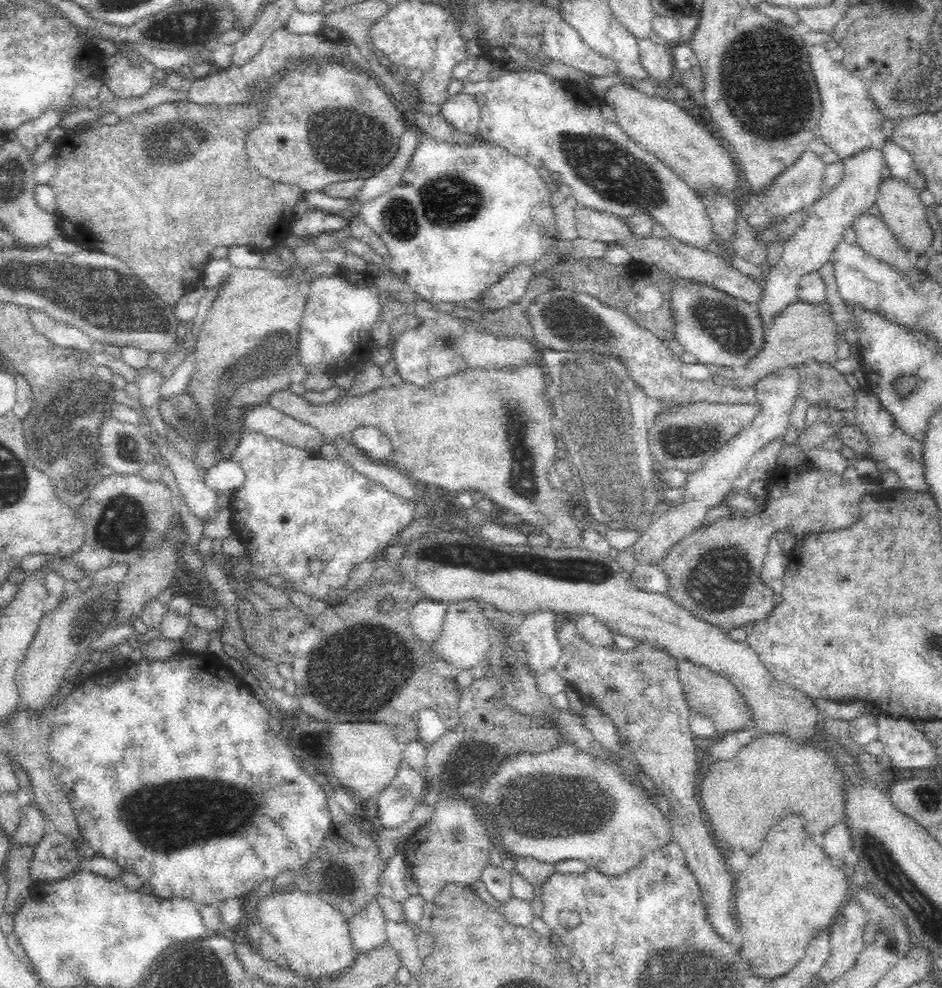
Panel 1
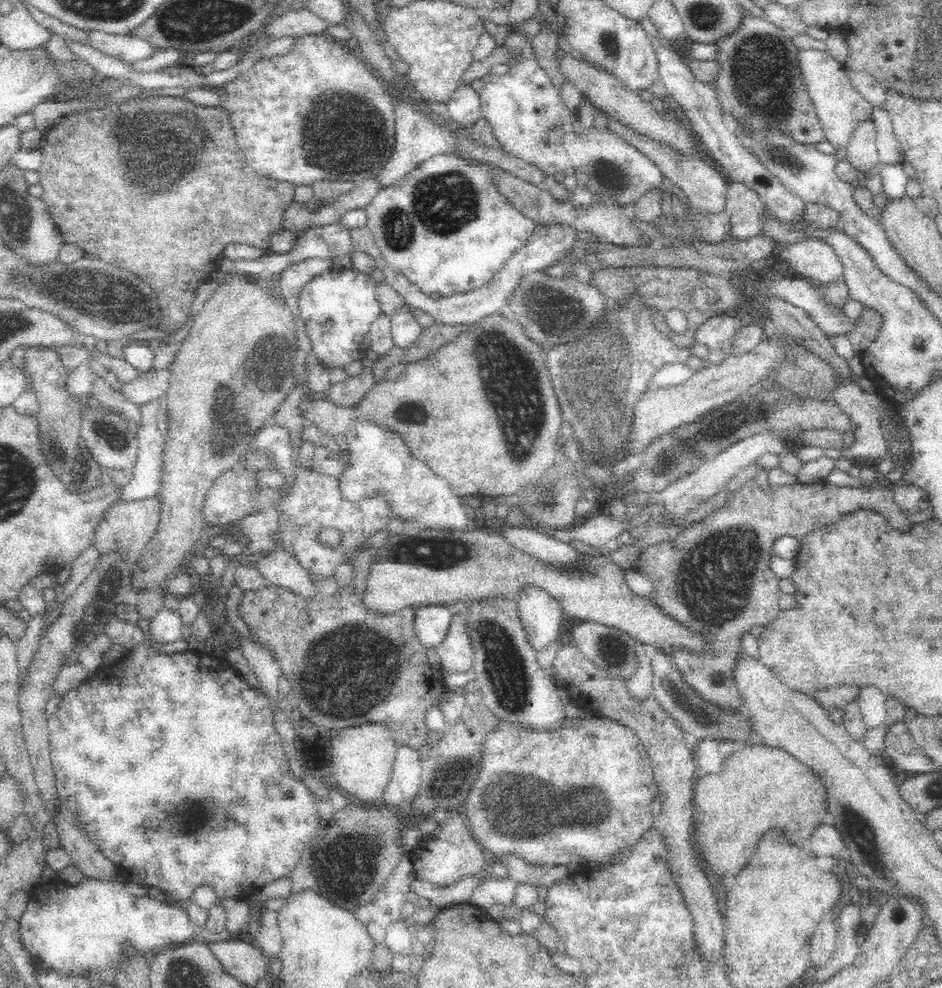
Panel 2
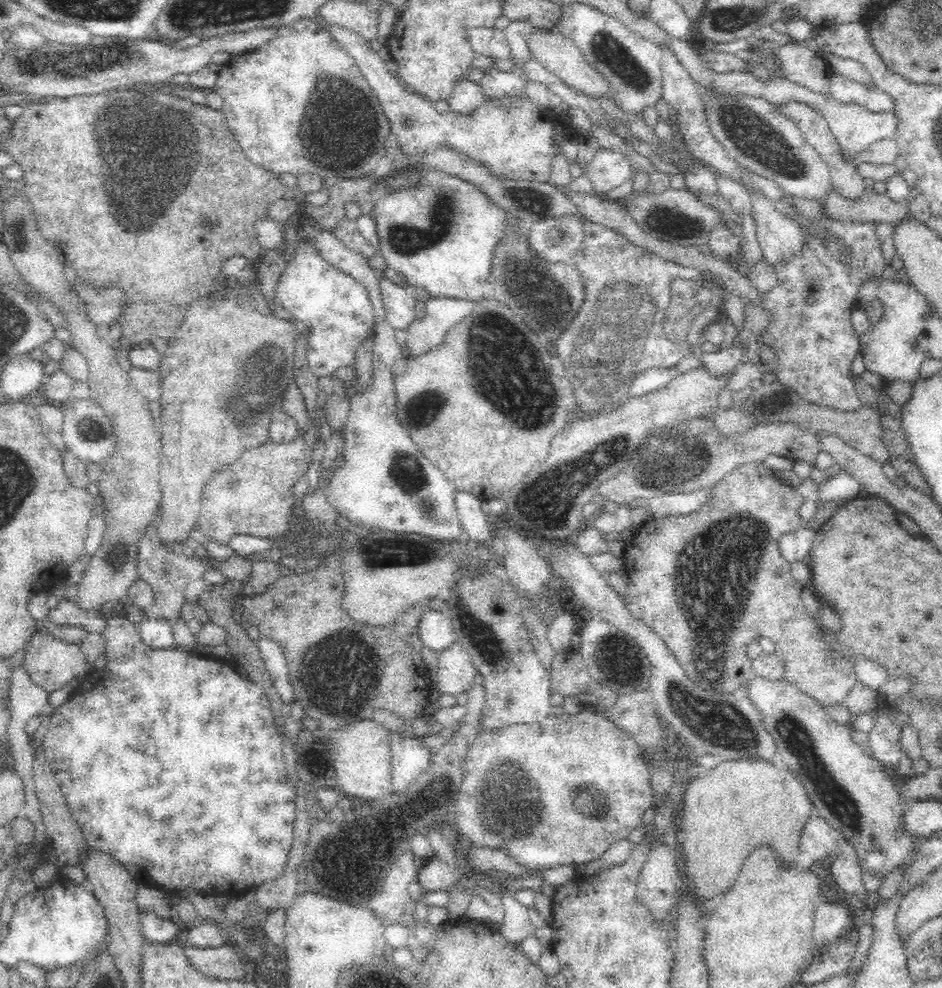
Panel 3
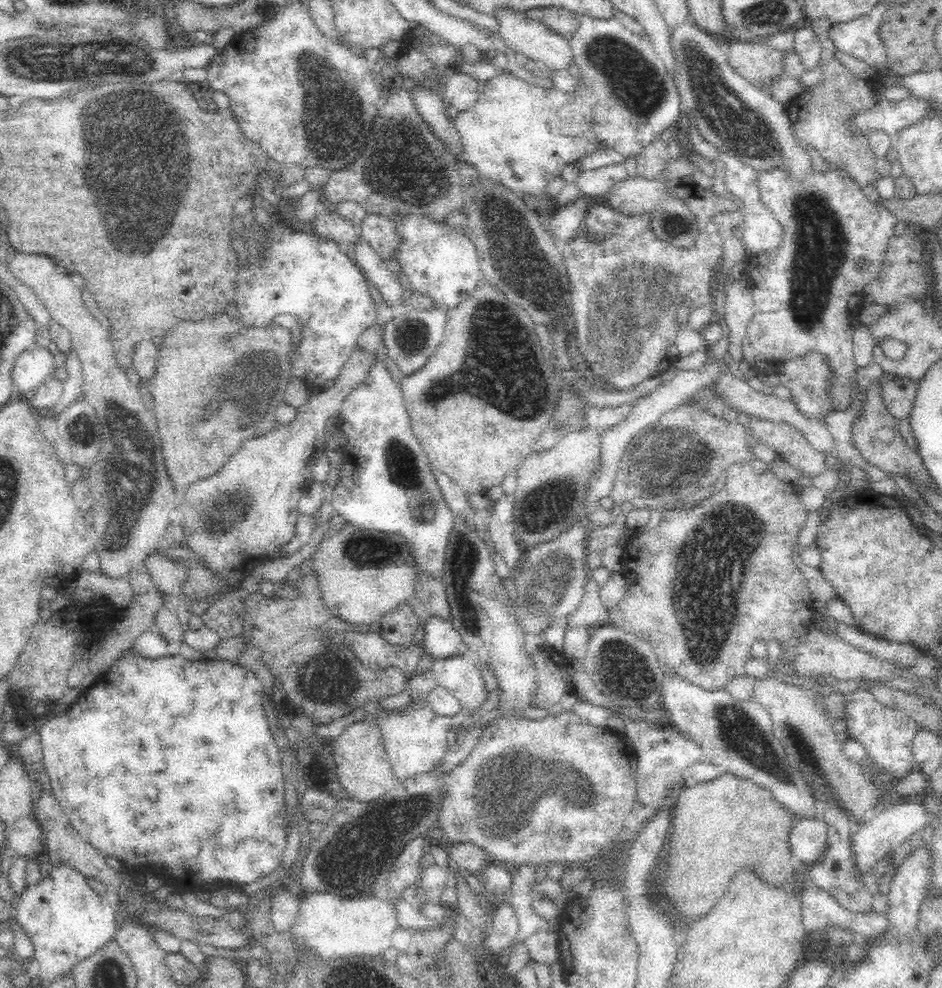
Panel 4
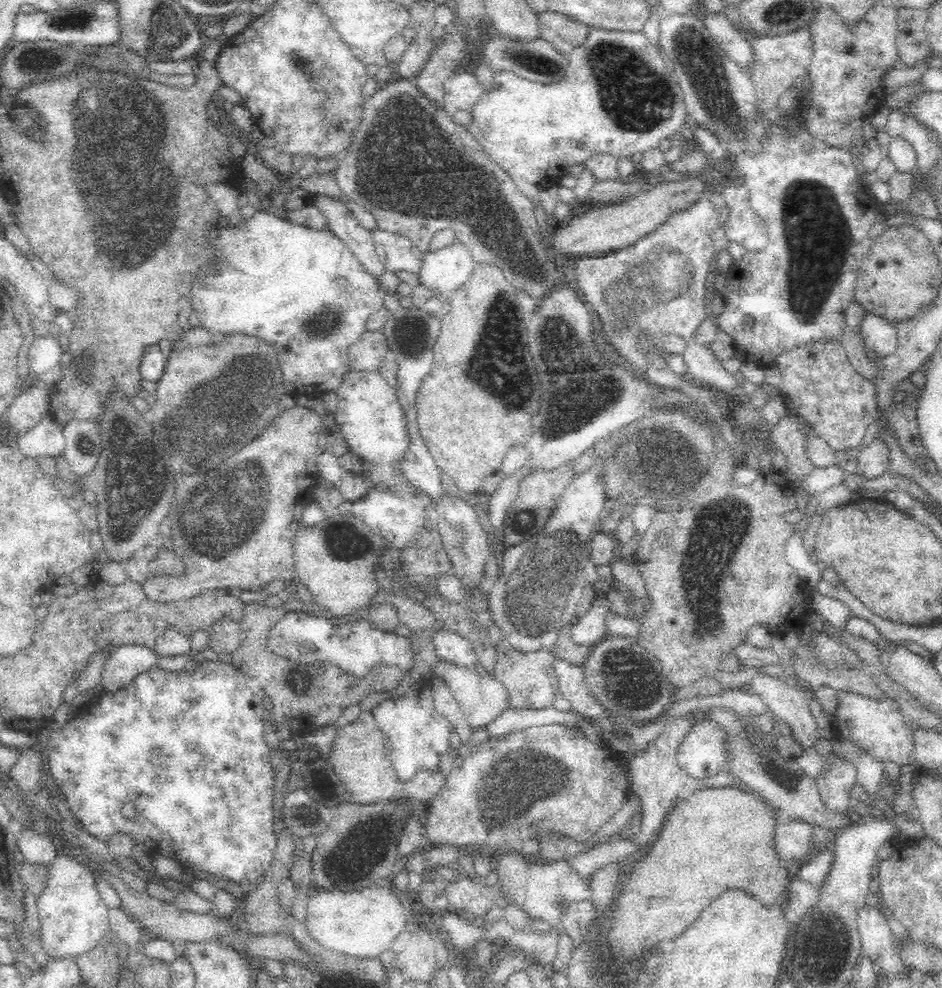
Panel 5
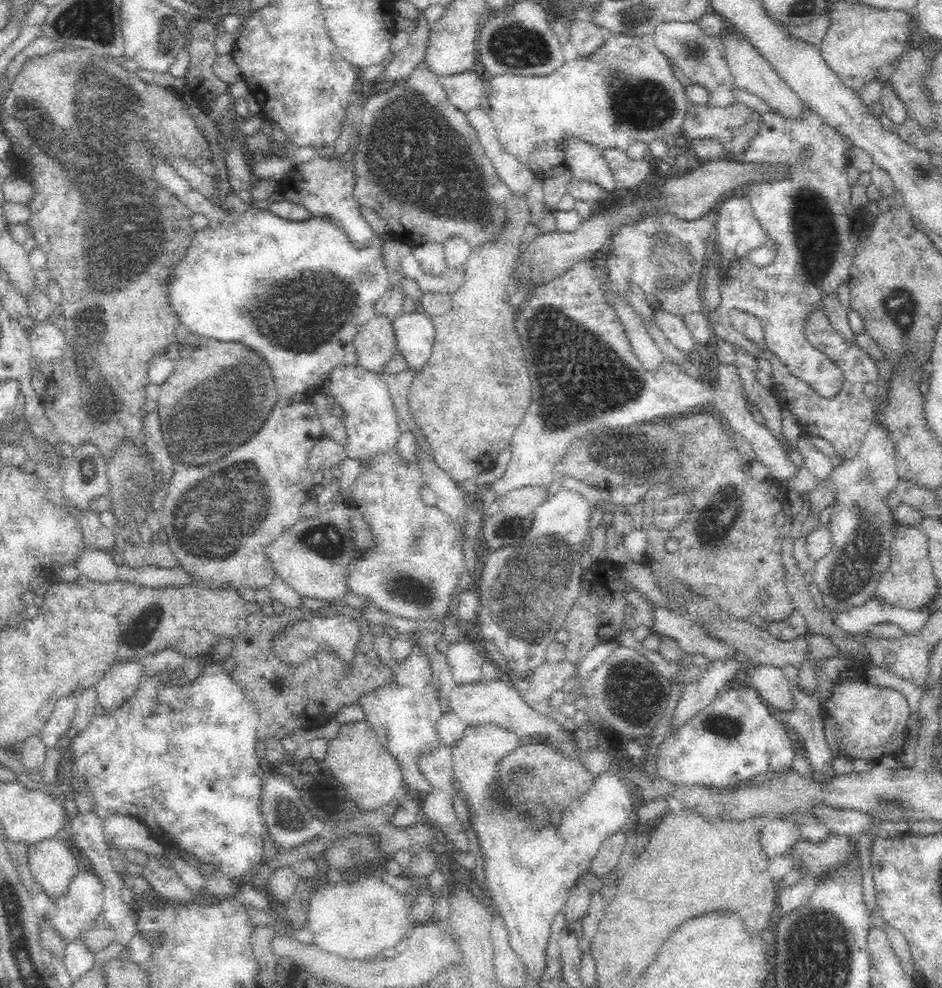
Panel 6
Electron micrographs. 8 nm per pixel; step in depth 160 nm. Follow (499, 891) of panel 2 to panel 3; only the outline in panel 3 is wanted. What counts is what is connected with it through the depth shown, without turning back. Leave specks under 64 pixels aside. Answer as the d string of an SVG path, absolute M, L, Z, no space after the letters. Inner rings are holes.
M503 889L499 894L503 902L504 919L501 934L514 948L518 948L528 936L532 935L532 925L528 917L528 909L514 901L510 892Z

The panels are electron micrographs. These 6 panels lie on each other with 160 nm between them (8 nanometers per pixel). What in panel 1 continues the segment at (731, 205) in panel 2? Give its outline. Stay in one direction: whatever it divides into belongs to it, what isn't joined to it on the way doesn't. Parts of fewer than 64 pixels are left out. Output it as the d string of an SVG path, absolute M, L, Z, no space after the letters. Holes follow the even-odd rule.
M807 150L801 157L782 172L778 172L772 180L760 186L758 190L748 190L738 194L734 199L736 214L740 215L748 227L759 230L776 222L779 218L788 217L802 206L812 207L823 194L825 164L813 152Z

